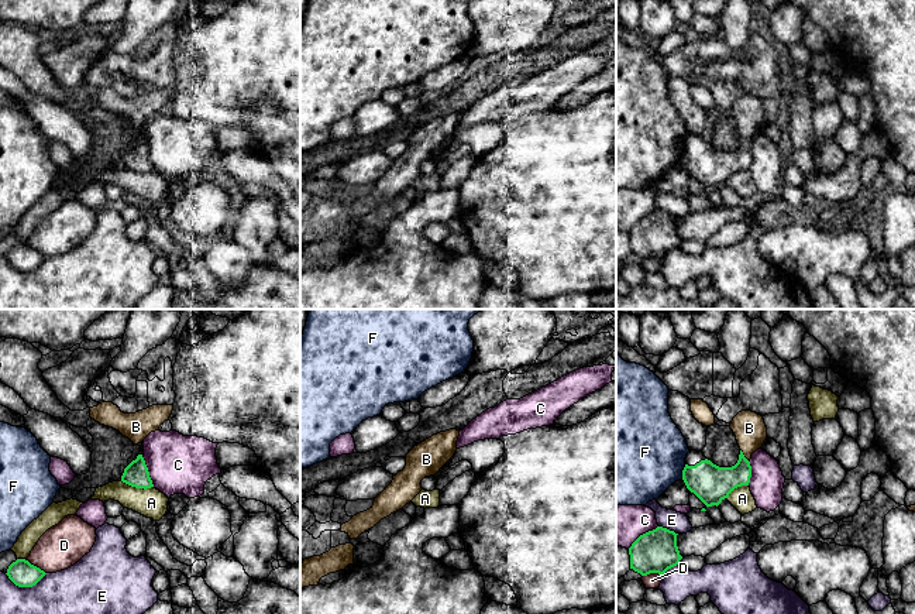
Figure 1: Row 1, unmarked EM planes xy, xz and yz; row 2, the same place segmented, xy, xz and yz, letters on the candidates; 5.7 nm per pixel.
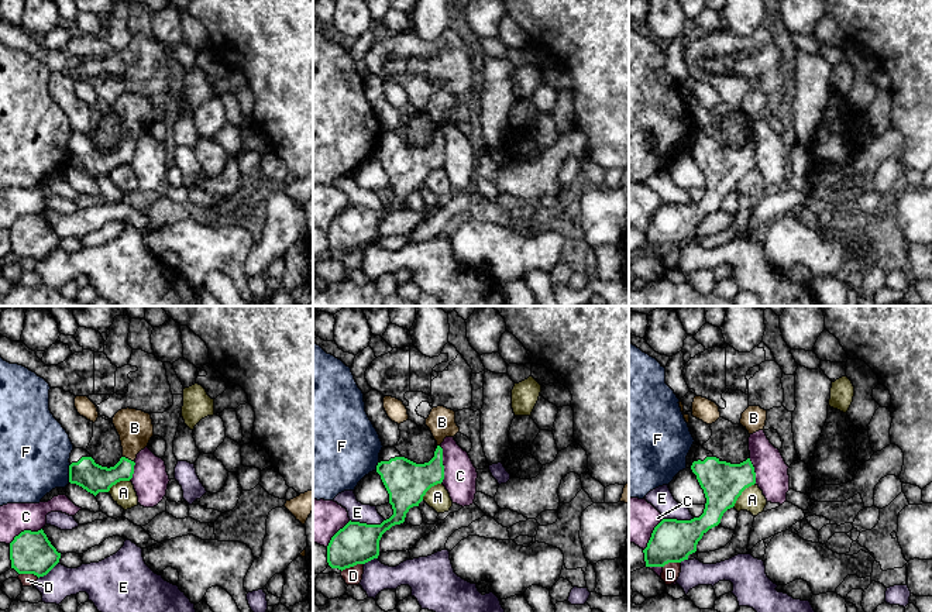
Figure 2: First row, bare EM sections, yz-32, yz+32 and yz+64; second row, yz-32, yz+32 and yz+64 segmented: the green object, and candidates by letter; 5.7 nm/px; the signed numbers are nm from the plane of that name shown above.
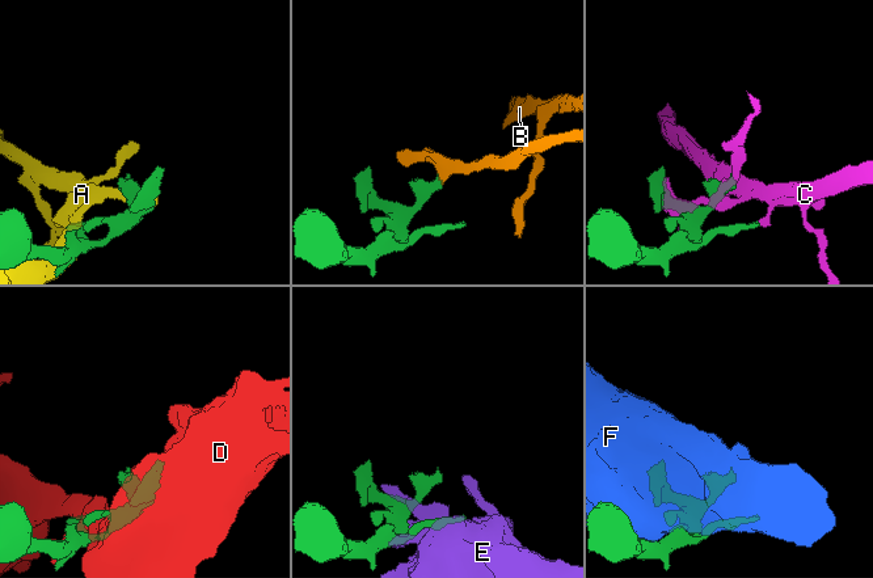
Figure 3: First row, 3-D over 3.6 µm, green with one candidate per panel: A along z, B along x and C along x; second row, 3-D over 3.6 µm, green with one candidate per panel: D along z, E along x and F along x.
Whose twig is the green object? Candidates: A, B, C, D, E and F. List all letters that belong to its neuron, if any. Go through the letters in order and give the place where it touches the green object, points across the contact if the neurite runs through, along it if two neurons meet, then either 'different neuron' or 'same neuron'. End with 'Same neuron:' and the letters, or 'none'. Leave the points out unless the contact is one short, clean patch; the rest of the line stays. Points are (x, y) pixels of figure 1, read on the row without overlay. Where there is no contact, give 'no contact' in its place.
A: meets green in xy at (137, 171); different neuron
B: meets green in yz at (743, 140); runs through yz (709, 167), (728, 163), (743, 140), (749, 127), (749, 112); same neuron
C: meets green in yz at (643, 218); different neuron
D: meets green in xy at (35, 250); different neuron
E: meets green in xy at (26, 270); different neuron
F: meets green in yz at (683, 155); different neuron
Same neuron: B

